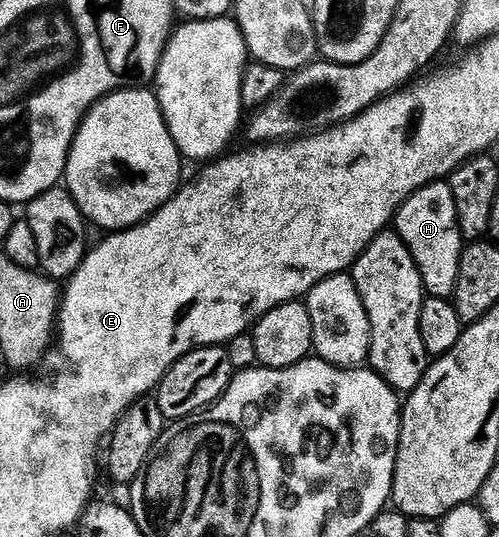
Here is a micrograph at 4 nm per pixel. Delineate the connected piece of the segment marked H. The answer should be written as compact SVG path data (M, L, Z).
M449 181L430 182L424 188L417 190L394 215L392 226L404 240L404 244L420 272L423 291L432 298L450 298L456 288L456 276L460 272L460 256L464 249L464 239L456 216L456 196L452 196Z

